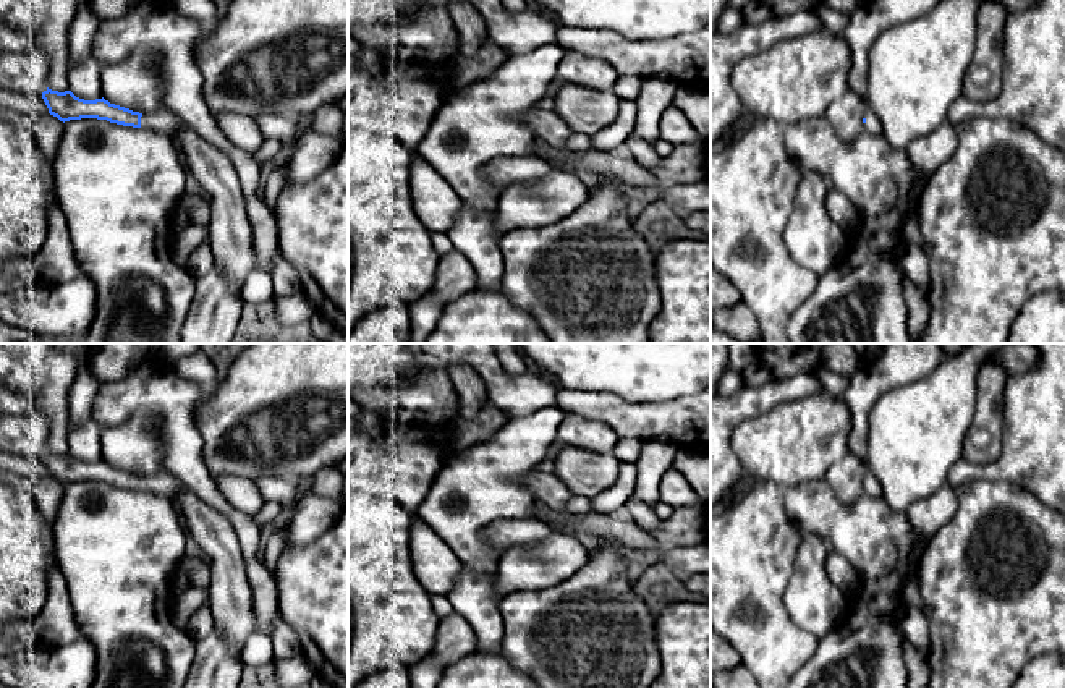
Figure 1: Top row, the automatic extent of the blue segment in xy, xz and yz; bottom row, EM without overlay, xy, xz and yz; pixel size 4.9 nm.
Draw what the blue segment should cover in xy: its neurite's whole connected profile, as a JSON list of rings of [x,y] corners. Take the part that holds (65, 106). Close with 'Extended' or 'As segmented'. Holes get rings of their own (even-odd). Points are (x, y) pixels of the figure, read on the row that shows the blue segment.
[[[47,87],[42,92],[42,99],[49,108],[49,113],[57,117],[63,123],[70,120],[97,118],[123,126],[149,128],[168,134],[173,139],[176,136],[176,131],[183,125],[180,117],[167,108],[144,115],[110,104],[104,97],[95,100],[84,100],[76,97],[71,91],[58,92]]]. Extended

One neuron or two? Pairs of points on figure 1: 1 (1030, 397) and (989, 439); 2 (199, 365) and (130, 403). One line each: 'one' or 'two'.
1: two
2: two

